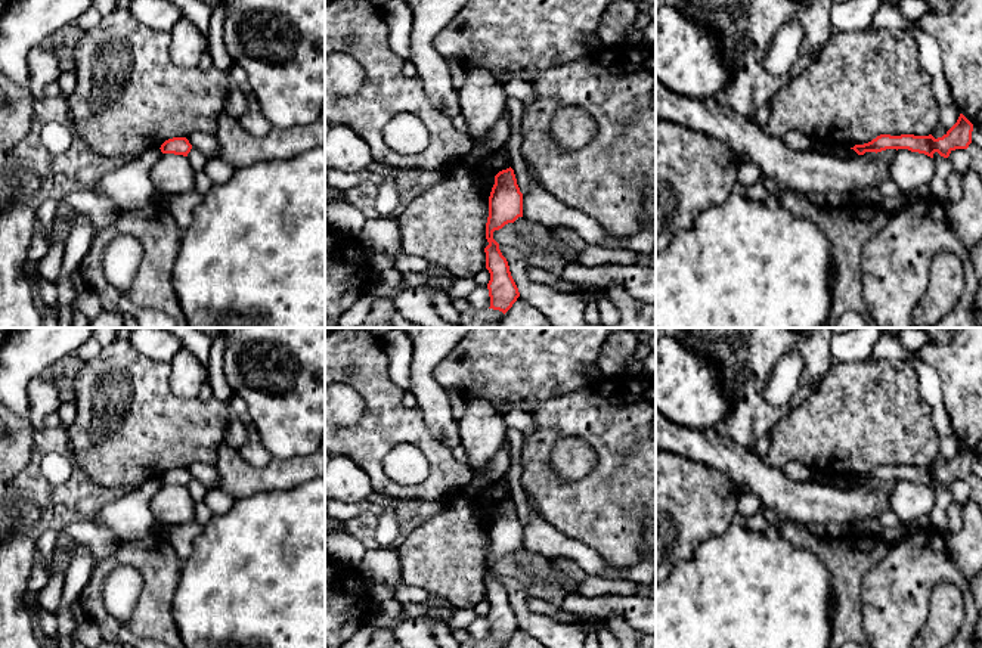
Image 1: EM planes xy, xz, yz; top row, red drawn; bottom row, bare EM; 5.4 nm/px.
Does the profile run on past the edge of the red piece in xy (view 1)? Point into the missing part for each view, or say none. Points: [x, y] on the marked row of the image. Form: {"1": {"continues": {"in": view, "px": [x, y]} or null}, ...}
{"1": {"continues": null}}

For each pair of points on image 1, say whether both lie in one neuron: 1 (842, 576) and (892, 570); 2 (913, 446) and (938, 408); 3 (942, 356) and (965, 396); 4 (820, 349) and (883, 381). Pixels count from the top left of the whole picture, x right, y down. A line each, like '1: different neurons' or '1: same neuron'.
1: different neurons
2: different neurons
3: same neuron
4: different neurons

